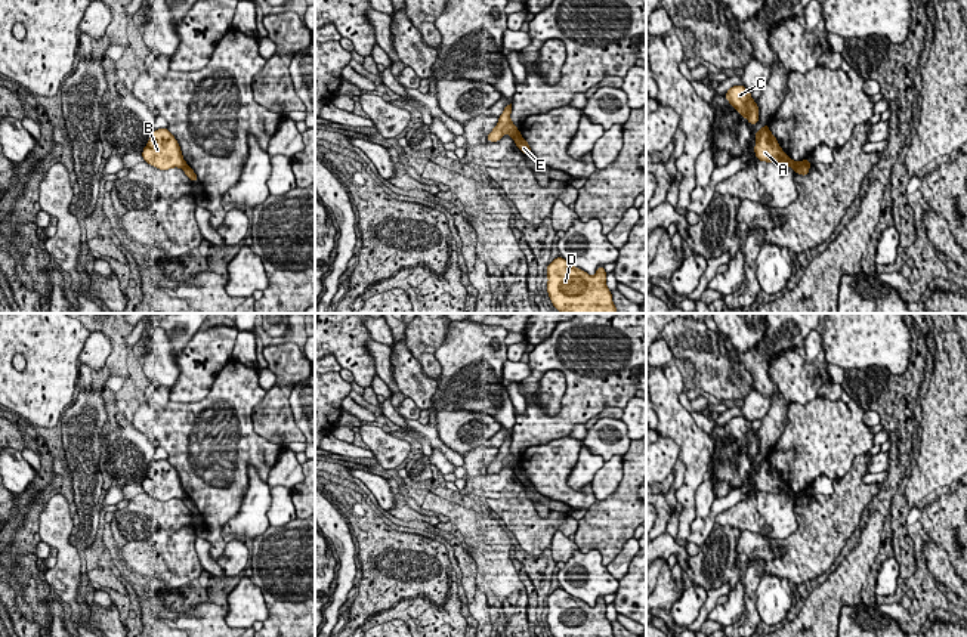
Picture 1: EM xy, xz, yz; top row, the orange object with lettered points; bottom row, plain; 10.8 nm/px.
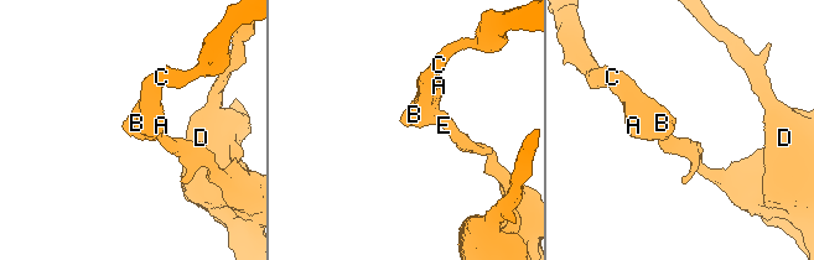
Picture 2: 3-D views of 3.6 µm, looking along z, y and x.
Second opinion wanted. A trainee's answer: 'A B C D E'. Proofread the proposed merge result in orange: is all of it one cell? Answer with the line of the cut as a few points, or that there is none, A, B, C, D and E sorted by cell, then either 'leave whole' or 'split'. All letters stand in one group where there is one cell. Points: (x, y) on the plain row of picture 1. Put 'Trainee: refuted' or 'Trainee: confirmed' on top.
Trainee: refuted
cut yz (809, 492), (794, 501); groups A B C / D E; split

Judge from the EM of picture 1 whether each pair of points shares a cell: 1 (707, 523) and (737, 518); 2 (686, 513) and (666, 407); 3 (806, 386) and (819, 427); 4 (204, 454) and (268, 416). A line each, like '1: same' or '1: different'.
1: different
2: same
3: different
4: different

